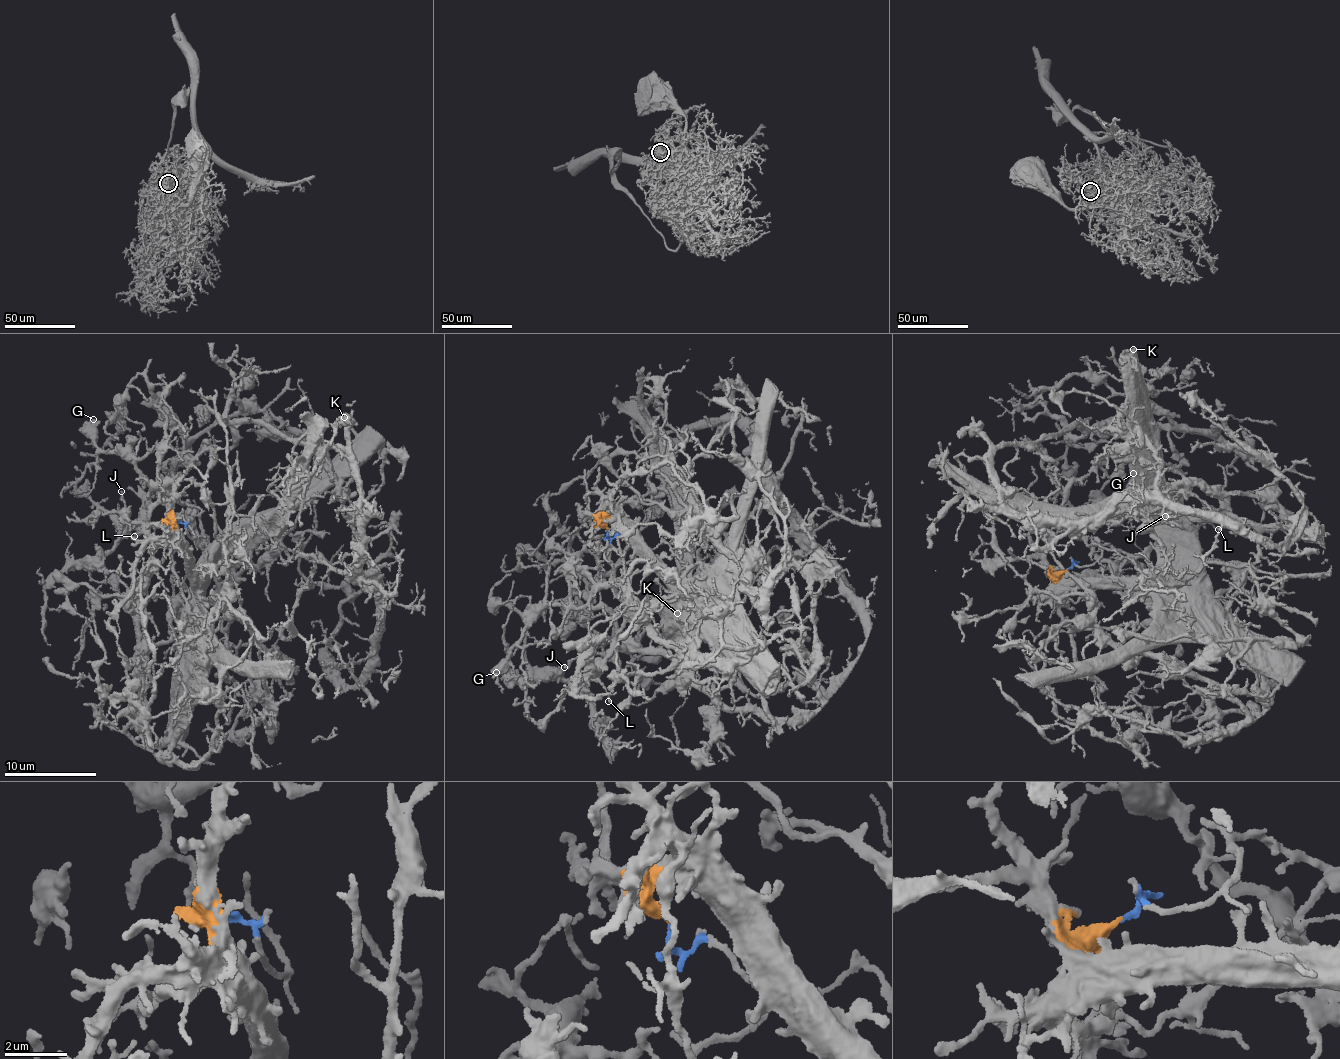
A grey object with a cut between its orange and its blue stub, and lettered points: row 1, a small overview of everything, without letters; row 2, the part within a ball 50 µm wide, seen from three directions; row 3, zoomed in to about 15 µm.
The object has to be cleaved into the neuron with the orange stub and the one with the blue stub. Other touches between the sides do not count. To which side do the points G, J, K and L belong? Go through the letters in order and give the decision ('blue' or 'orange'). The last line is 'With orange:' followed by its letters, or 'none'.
G: blue
J: blue
K: orange
L: blue
With orange: K

